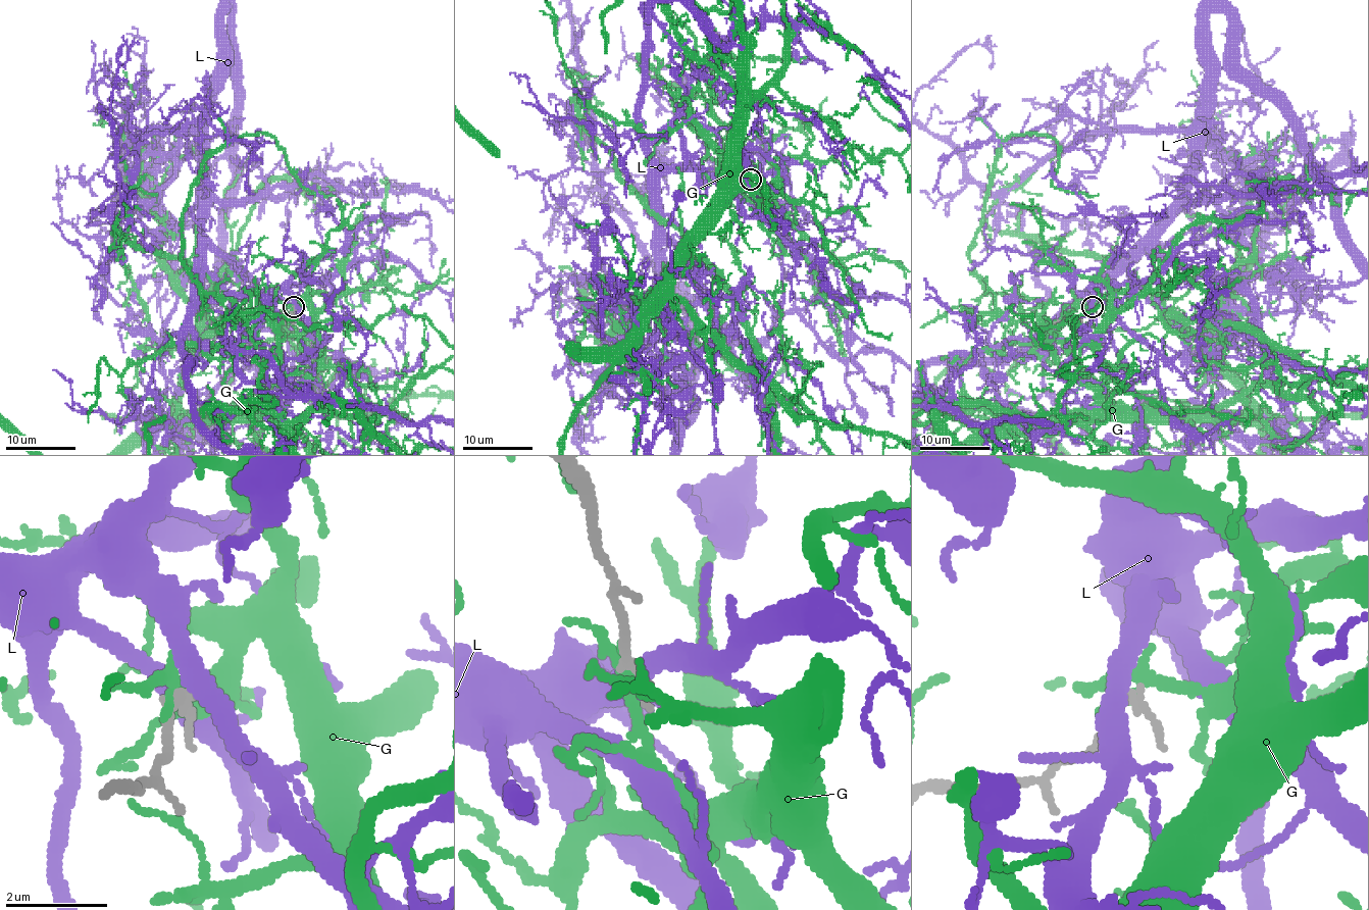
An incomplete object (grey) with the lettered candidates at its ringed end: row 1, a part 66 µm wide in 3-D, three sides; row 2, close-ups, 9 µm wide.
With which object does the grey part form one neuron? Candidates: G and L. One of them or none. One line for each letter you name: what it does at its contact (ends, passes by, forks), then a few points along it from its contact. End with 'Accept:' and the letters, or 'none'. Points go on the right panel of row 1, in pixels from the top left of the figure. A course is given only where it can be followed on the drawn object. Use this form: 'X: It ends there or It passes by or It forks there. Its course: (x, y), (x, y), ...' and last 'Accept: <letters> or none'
L: It passes by
Accept: L

